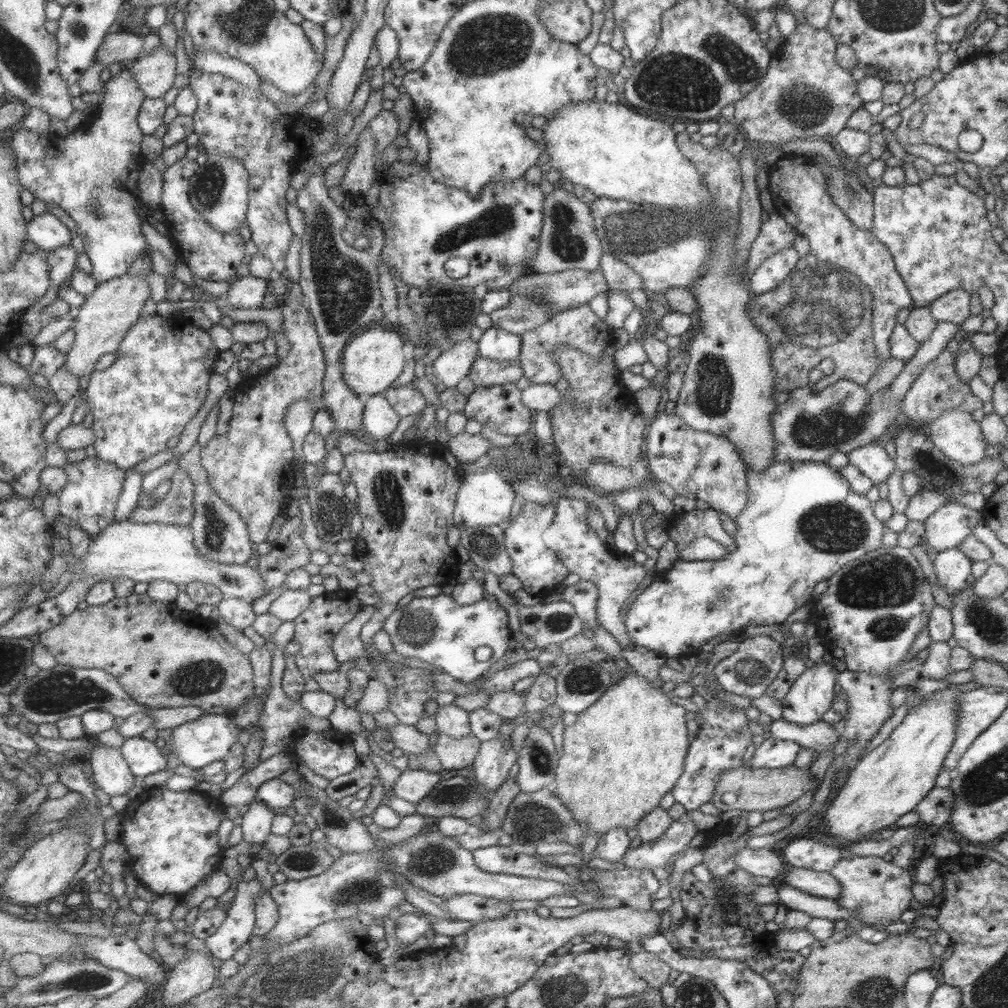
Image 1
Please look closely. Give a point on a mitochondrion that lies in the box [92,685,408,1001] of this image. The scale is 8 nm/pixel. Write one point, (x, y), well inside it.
(365, 889)

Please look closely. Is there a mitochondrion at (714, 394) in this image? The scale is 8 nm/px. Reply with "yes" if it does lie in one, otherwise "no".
yes

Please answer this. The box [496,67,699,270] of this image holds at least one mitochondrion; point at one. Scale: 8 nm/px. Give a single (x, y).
(566, 242)

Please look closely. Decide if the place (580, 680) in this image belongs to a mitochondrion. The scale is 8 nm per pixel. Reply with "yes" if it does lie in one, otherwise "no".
yes

